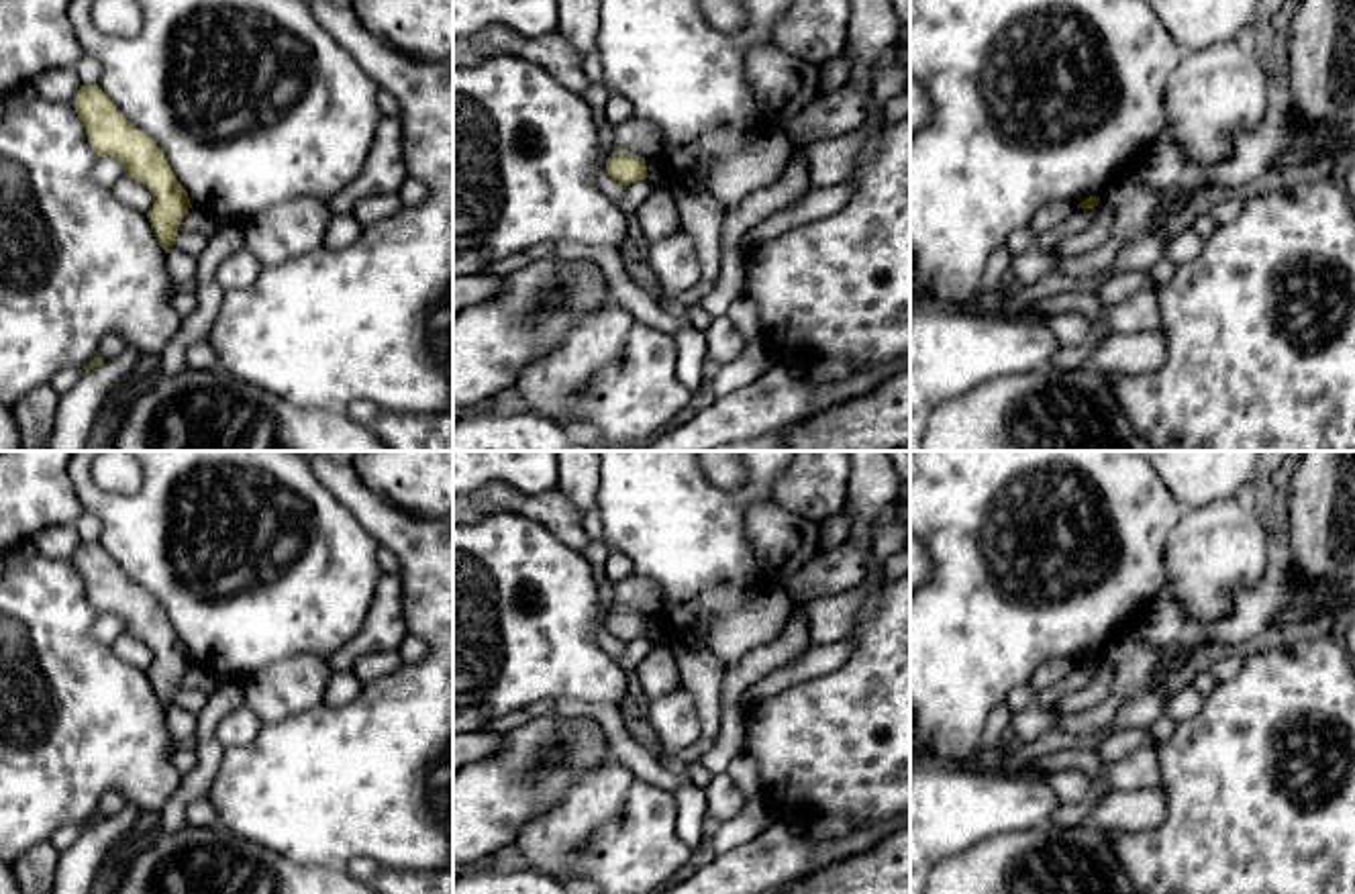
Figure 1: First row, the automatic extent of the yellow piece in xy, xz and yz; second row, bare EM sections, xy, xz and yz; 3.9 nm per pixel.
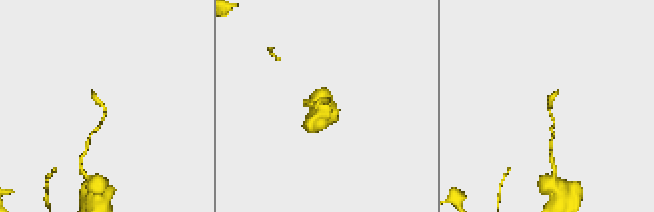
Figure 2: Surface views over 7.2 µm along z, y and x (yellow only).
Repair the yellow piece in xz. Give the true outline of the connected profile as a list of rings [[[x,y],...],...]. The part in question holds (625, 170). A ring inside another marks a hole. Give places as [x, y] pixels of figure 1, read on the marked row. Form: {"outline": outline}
{"outline": [[[612,153],[606,159],[606,171],[614,182],[626,188],[647,178],[645,157]]]}

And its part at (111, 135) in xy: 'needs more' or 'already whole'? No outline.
already whole

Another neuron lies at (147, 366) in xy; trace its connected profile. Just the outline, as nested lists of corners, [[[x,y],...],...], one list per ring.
[[[139,355],[135,369],[129,374],[124,382],[120,382],[114,392],[104,402],[98,418],[102,416],[118,416],[120,406],[124,400],[143,384],[147,384],[159,371],[159,357],[155,355]]]

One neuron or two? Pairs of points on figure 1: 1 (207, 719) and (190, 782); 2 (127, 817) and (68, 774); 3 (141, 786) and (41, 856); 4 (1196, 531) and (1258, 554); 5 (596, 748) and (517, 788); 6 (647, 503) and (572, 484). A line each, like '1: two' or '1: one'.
1: one
2: two
3: two
4: one
5: one
6: two

